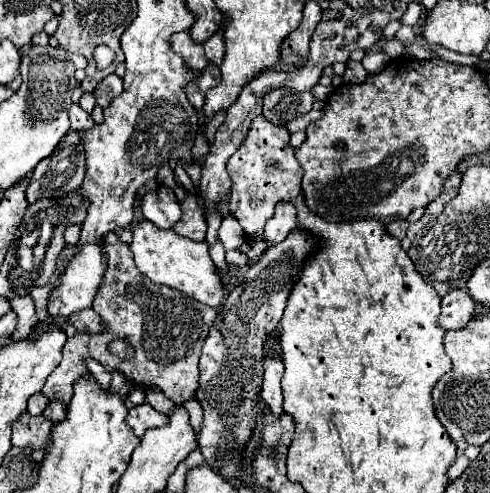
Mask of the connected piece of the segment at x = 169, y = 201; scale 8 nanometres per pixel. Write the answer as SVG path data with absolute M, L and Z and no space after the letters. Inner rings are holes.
M158 186L156 190L148 190L140 202L142 214L146 220L154 222L158 228L172 228L180 220L180 204L172 188Z

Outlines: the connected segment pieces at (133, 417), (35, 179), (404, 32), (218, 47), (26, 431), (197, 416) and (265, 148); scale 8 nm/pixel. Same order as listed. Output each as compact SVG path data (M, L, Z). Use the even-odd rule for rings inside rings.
M150 404L132 406L132 408L128 410L128 416L126 416L126 424L132 428L132 432L134 432L138 438L142 438L148 428L164 426L166 422L168 422L168 416L156 412Z
M70 130L68 136L64 136L64 140L60 140L60 144L56 146L56 152L52 152L52 156L48 156L48 160L42 160L34 168L28 188L26 188L26 200L28 200L28 204L34 204L40 198L60 198L76 188L80 188L84 176L86 176L86 160L84 160L82 134L76 130Z
M402 26L398 32L396 32L396 38L398 42L402 42L404 46L410 46L416 42L416 32L410 28L410 26Z
M218 30L214 36L210 36L206 42L204 42L204 48L206 48L206 58L220 66L222 64L222 58L224 58L224 36L222 36L222 30Z
M24 412L12 424L12 446L44 450L50 444L50 430L52 430L52 424L44 422L42 416L34 418L28 412Z
M188 400L188 404L184 404L184 408L190 414L190 424L192 428L196 428L196 432L200 430L200 420L202 420L202 408L198 404L198 400Z
M258 116L252 122L244 144L230 156L226 164L234 182L228 208L248 236L262 236L264 224L272 218L272 212L280 200L296 200L300 196L302 168L288 140L290 132L286 126L274 126Z

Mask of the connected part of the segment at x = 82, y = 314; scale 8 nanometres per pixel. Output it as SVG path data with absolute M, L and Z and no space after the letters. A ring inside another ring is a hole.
M84 308L80 312L74 312L68 320L78 332L100 332L102 330L100 316L96 316L96 312L92 308Z

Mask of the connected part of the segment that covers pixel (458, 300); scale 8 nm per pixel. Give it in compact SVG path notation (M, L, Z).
M456 288L450 290L442 298L442 314L438 318L438 326L444 330L460 330L464 328L474 314L474 300L466 290Z

